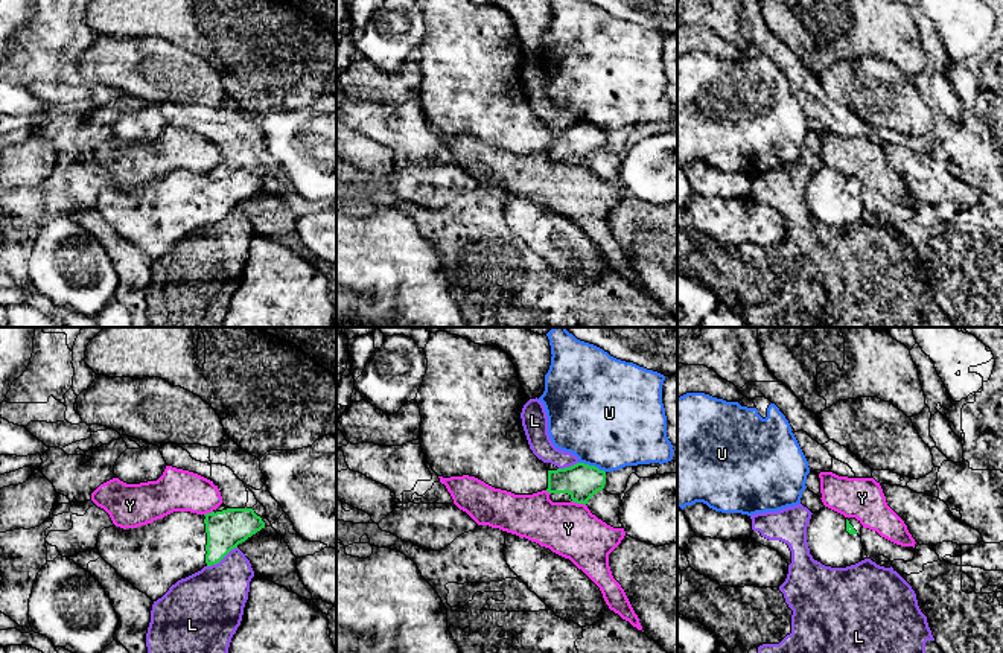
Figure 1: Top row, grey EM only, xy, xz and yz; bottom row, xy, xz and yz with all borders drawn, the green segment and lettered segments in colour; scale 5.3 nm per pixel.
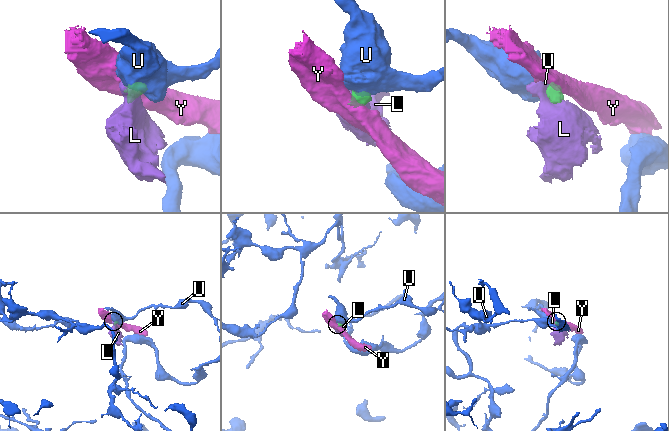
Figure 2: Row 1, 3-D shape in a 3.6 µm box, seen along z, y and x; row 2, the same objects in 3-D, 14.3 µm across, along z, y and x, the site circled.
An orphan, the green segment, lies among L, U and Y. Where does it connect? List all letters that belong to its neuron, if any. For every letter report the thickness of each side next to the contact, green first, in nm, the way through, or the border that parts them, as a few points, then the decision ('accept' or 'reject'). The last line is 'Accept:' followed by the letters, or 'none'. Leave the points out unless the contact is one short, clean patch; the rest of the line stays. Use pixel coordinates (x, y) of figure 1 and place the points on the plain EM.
L: 200 nm thick on the green side, 360 nm on the other; border along xy (236, 206), (207, 226); reject
U: 190 nm thick on the green side, 500 nm on the other; border along xz (579, 121), (594, 124), (604, 131); reject
Y: 190 nm thick on the green side, 280 nm on the other; reject
Accept: none

